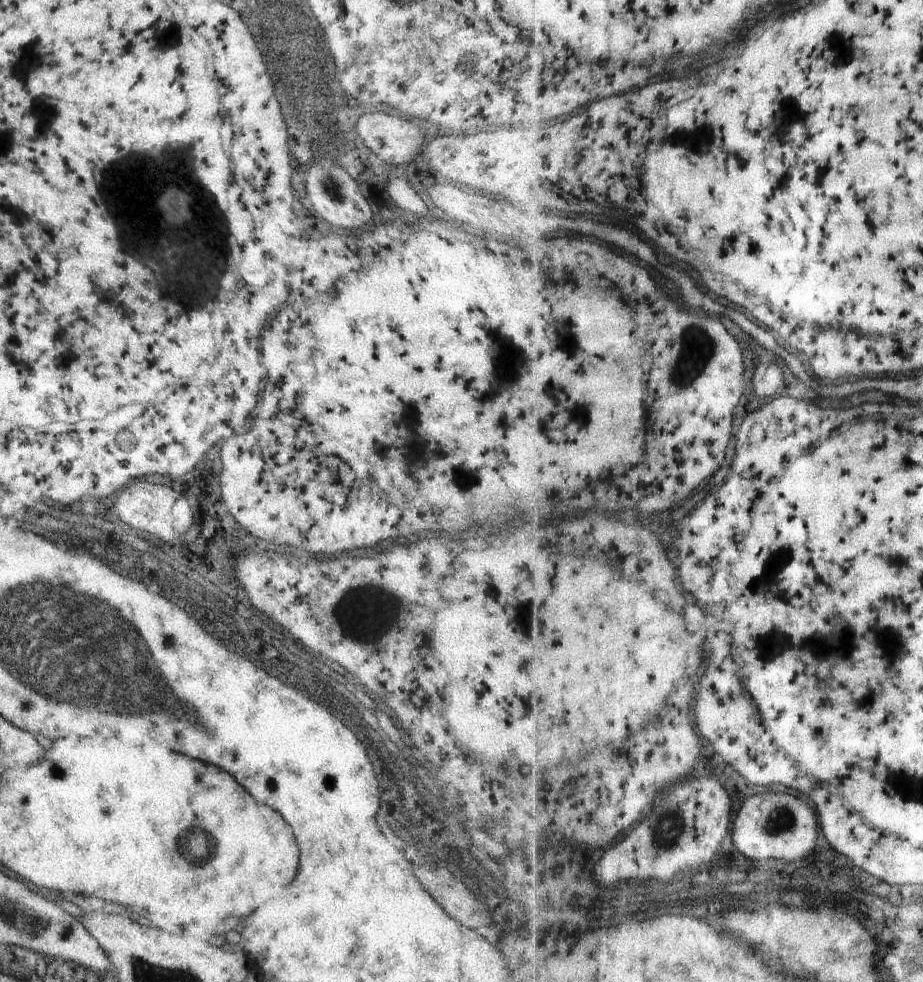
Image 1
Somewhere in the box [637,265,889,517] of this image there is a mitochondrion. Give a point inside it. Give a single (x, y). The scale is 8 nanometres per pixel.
(692, 357)

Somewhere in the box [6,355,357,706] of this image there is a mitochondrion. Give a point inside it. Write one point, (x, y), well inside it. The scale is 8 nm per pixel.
(138, 619)

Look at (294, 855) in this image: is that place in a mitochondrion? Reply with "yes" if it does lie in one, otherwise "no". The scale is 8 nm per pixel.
no

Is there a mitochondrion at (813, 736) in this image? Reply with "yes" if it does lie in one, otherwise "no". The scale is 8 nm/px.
no

